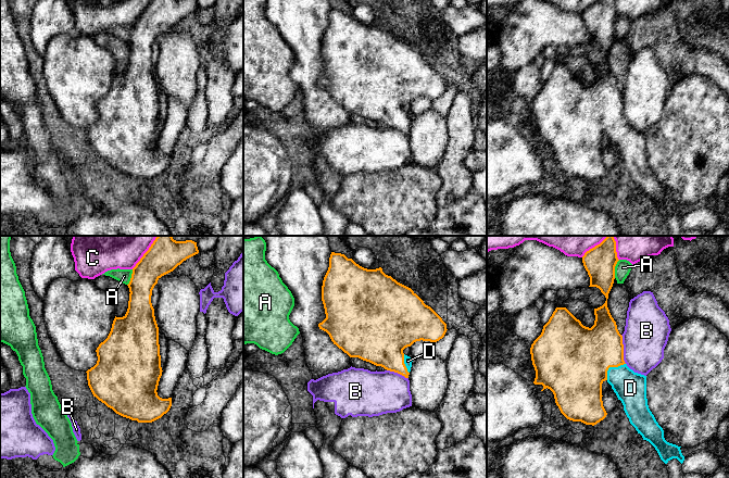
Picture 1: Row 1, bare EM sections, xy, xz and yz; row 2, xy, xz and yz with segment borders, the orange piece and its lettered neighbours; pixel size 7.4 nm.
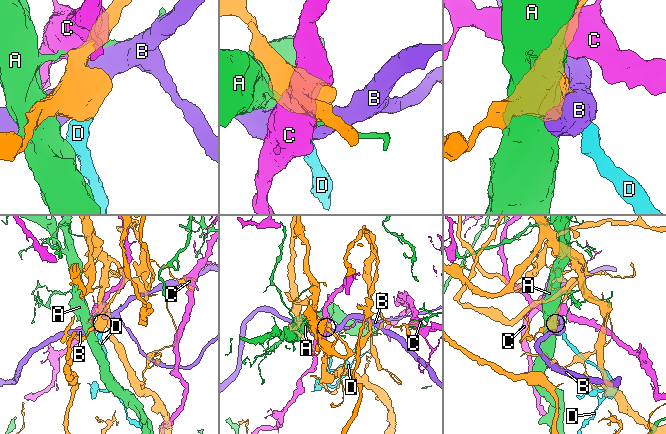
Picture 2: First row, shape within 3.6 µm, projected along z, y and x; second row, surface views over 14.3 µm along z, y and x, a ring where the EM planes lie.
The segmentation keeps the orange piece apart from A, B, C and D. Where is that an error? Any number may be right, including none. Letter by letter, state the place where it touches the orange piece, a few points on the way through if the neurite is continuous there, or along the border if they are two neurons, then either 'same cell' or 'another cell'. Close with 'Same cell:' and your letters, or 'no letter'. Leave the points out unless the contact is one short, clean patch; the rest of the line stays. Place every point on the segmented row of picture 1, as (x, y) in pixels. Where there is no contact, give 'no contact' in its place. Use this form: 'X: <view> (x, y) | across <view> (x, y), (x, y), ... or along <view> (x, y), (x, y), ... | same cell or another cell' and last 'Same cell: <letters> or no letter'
A: yz (614, 268) | another cell
B: yz (623, 349) | another cell
C: xy (146, 252) | another cell
D: yz (611, 366) | across yz (578, 357), (601, 357), (611, 366), (630, 388) | same cell
Same cell: D

